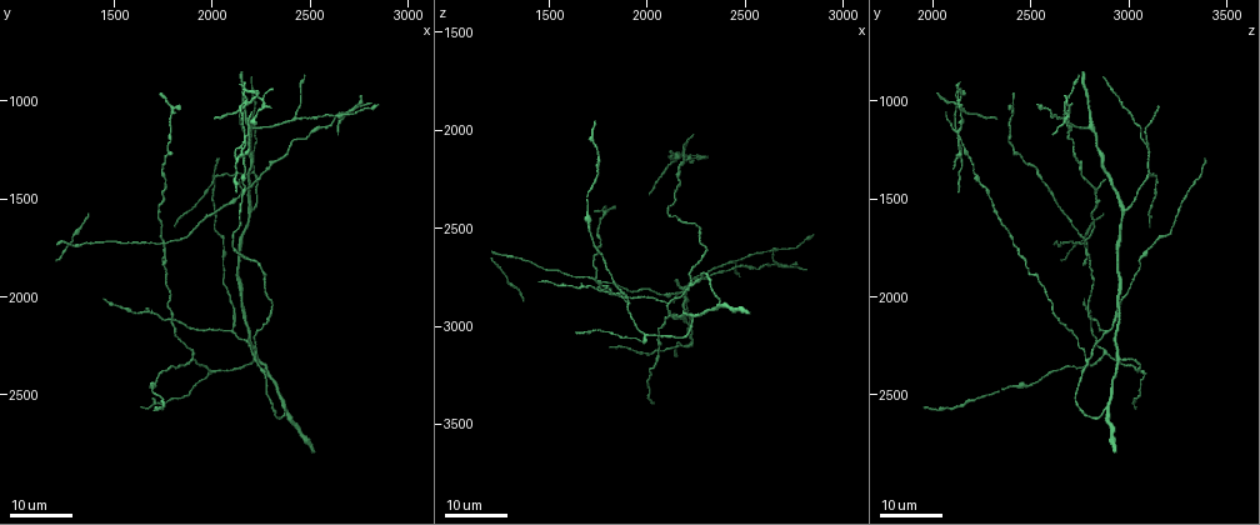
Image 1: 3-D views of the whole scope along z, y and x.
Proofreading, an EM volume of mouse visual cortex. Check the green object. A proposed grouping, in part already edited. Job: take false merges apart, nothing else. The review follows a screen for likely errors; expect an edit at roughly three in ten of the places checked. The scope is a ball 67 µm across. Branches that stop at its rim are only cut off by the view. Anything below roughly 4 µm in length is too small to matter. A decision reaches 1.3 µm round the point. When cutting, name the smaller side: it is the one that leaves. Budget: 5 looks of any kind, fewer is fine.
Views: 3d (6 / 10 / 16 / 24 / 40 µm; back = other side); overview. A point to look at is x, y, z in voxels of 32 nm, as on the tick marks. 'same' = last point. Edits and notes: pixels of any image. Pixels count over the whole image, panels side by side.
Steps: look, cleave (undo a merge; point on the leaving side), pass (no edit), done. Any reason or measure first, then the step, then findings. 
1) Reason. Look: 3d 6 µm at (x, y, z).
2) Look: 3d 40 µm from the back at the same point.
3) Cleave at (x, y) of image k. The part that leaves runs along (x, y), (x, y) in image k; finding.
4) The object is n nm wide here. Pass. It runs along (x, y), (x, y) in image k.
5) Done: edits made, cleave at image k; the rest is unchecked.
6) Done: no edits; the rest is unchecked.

Branch point. Look: 3d 24 µm at (1990, 2390, 3060).

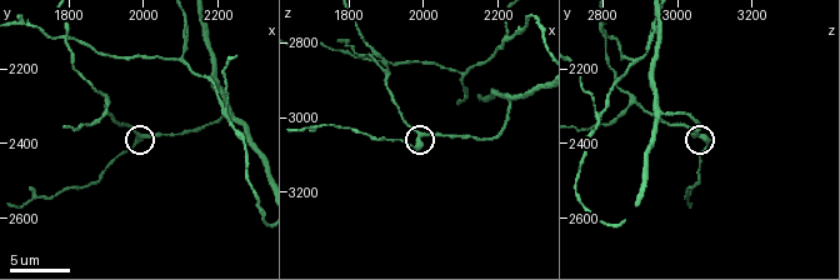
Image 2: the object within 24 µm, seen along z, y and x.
Closer look. Look: 3d 6 µm at (1990, 2380, 3040).

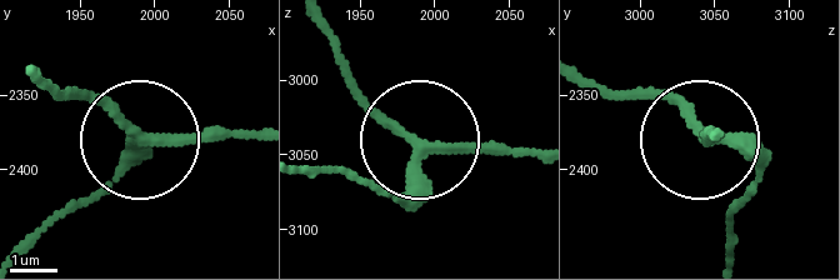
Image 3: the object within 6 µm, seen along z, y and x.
The side arm is 15 µm long. Pass. It runs along (714, 136), (750, 160), (750, 193) in image 3; one neuron here.

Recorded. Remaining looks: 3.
Three-way junction. Look: 3d 10 µm at (2220, 2310, 2790).

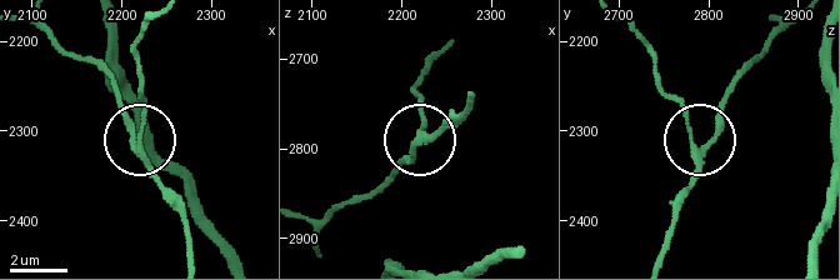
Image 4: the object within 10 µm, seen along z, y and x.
The object is 200 nm wide here. Pass. It runs along (189, 258), (176, 200), (143, 143), (143, 66) in image 4; continuous, no second neuron.

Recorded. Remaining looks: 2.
Arms part here. Look: 3d 10 µm at (2110, 2180, 2880).

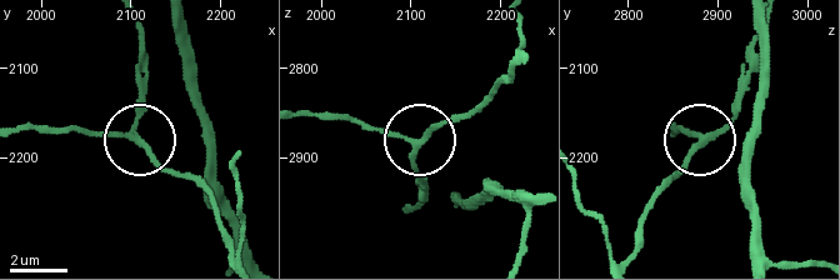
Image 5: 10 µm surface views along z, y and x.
The object is 190 nm wide here. Pass. It runs along (233, 253), (213, 203), (163, 166), (139, 135), (141, 90) in image 5; continuous, no second neuron.

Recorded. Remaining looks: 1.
Done: no edits; the rest is unchecked.

